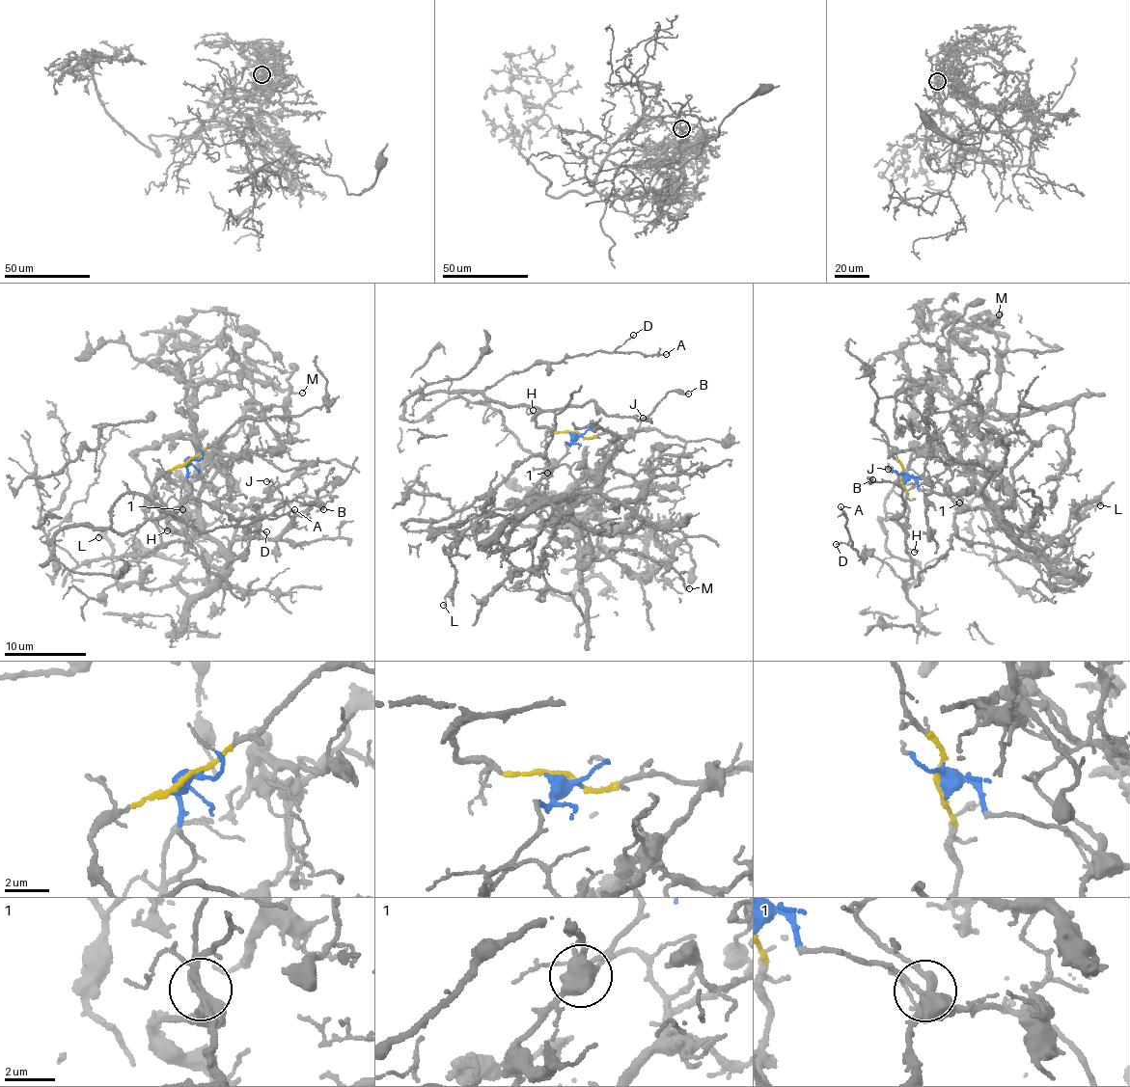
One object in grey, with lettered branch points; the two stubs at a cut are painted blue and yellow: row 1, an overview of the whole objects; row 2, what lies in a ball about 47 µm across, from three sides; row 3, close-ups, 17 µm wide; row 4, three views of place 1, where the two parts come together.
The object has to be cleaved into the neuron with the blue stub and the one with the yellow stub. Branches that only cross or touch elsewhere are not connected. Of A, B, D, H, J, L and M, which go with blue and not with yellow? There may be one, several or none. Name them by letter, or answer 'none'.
L, M

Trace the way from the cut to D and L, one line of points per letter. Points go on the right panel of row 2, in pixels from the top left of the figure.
D: (901, 477), (913, 571), (907, 579), (900, 579), (867, 547), (861, 554), (864, 560), (850, 540), (837, 544)
L: (903, 476), (999, 512), (1036, 552), (1064, 539), (1053, 562), (1071, 551), (1081, 514), (1099, 506)

